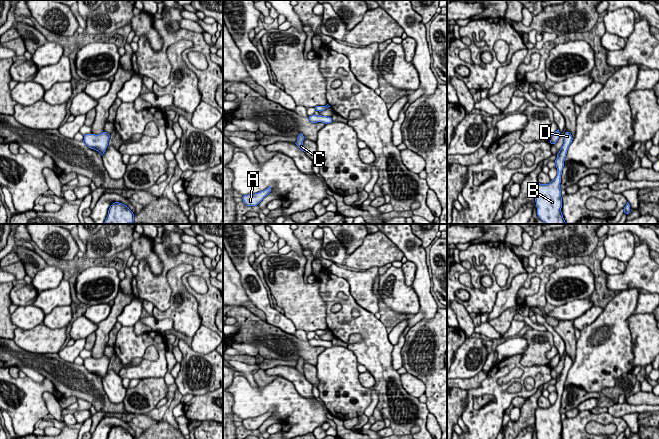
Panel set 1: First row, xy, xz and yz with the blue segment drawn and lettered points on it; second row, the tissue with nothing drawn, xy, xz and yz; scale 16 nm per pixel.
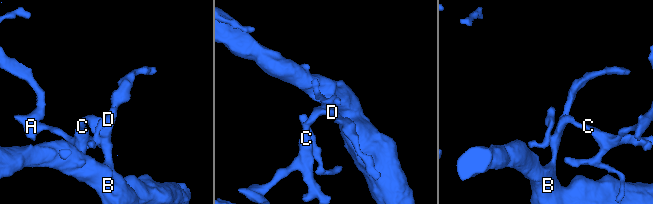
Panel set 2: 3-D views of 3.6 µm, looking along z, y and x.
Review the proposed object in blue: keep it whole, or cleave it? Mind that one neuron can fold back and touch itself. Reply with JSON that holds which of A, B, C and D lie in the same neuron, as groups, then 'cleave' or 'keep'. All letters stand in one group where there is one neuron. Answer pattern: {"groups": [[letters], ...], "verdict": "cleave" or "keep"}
{"groups": [["A", "B", "C", "D"]], "verdict": "keep"}

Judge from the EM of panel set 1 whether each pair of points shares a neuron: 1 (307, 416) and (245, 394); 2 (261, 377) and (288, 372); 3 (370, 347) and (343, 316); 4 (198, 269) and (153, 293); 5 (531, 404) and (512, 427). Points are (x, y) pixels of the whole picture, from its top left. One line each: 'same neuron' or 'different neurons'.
1: same neuron
2: different neurons
3: same neuron
4: same neuron
5: same neuron

